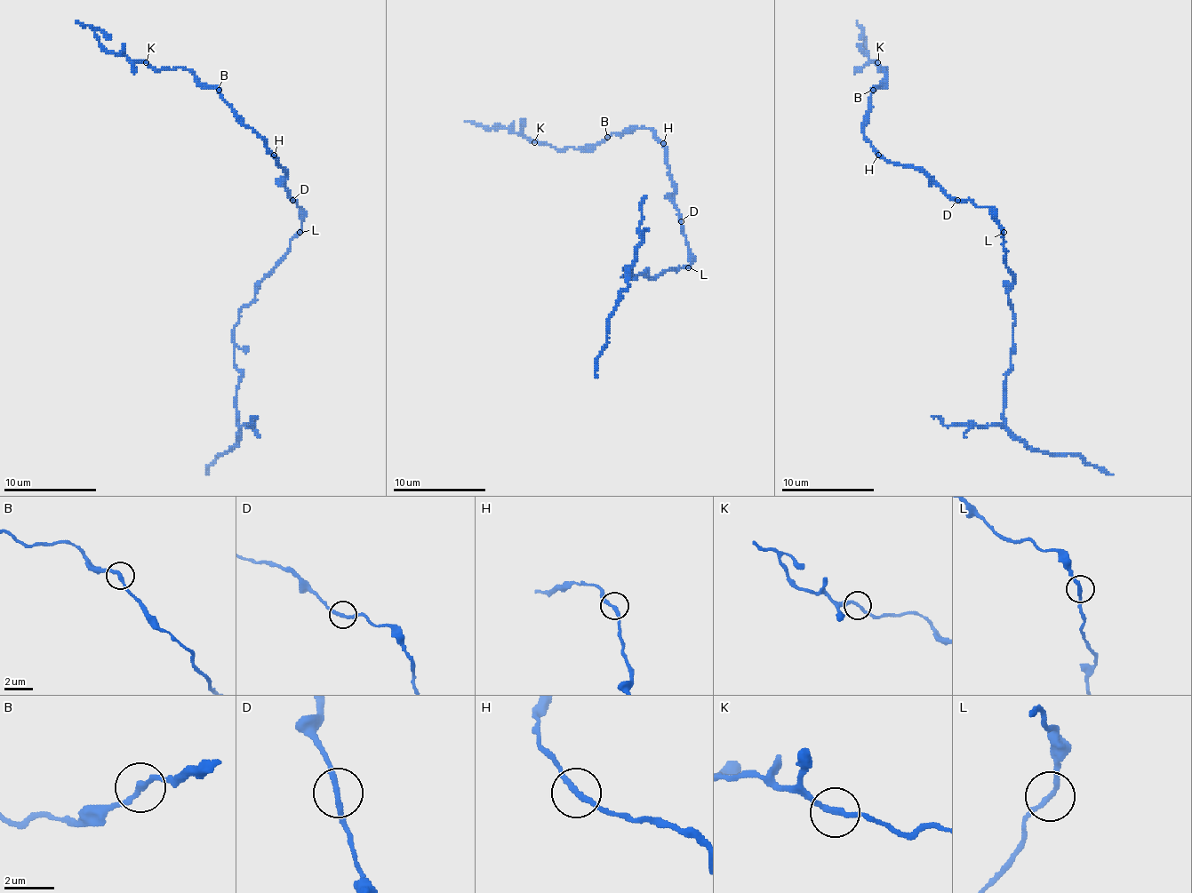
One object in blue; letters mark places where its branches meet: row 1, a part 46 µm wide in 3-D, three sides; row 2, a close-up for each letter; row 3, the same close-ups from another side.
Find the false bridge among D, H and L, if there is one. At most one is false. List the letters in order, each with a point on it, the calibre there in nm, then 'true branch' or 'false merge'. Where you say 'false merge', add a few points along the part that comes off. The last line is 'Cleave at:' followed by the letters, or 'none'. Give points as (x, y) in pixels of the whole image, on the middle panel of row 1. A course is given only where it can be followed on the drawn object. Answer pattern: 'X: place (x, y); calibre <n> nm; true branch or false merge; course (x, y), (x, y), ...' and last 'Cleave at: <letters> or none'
D: place (681, 221); calibre 220 nm; true branch
H: place (663, 143); calibre 220 nm; true branch
L: place (688, 267); calibre 200 nm; true branch
Cleave at: none

